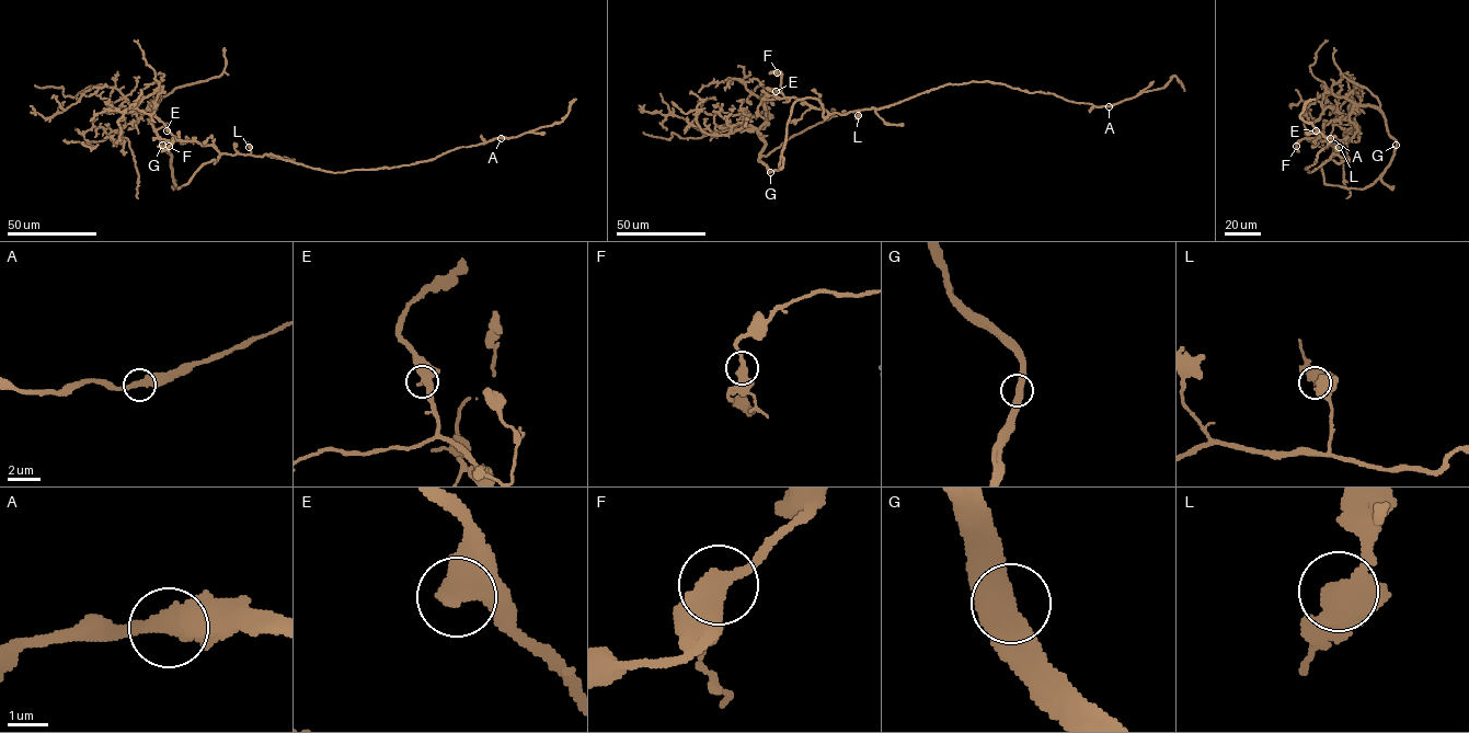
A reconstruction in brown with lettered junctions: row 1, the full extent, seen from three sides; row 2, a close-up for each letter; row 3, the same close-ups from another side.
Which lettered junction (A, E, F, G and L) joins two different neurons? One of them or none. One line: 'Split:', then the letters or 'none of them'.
Split: none of them

